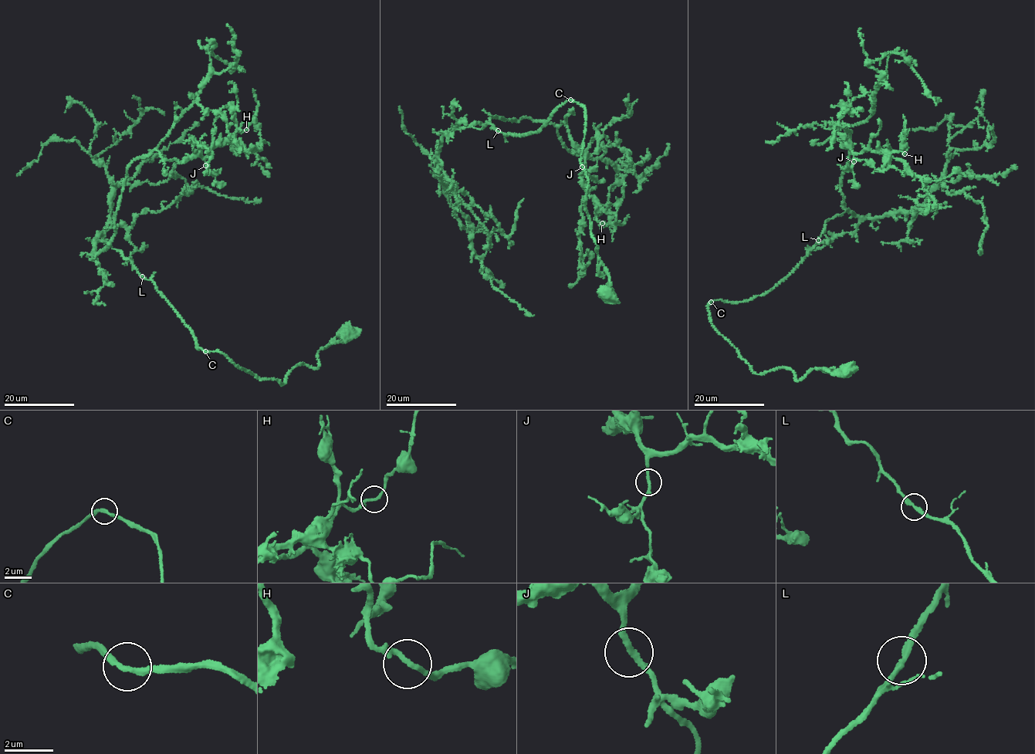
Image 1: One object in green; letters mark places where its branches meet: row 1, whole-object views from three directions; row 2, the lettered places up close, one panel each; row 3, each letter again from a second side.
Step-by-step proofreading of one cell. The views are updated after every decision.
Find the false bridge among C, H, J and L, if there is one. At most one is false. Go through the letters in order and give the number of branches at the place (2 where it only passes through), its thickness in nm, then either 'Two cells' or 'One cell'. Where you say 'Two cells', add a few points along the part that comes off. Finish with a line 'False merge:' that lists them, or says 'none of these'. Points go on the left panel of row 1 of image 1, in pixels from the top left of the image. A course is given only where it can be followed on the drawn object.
C: Branches: 2. Thickness 220 nm. One cell
H: Branches: 2. Thickness 220 nm. One cell
J: Branches: 2. Thickness 240 nm. One cell
L: Branches: 2. Thickness 220 nm. One cell
False merge: none of these

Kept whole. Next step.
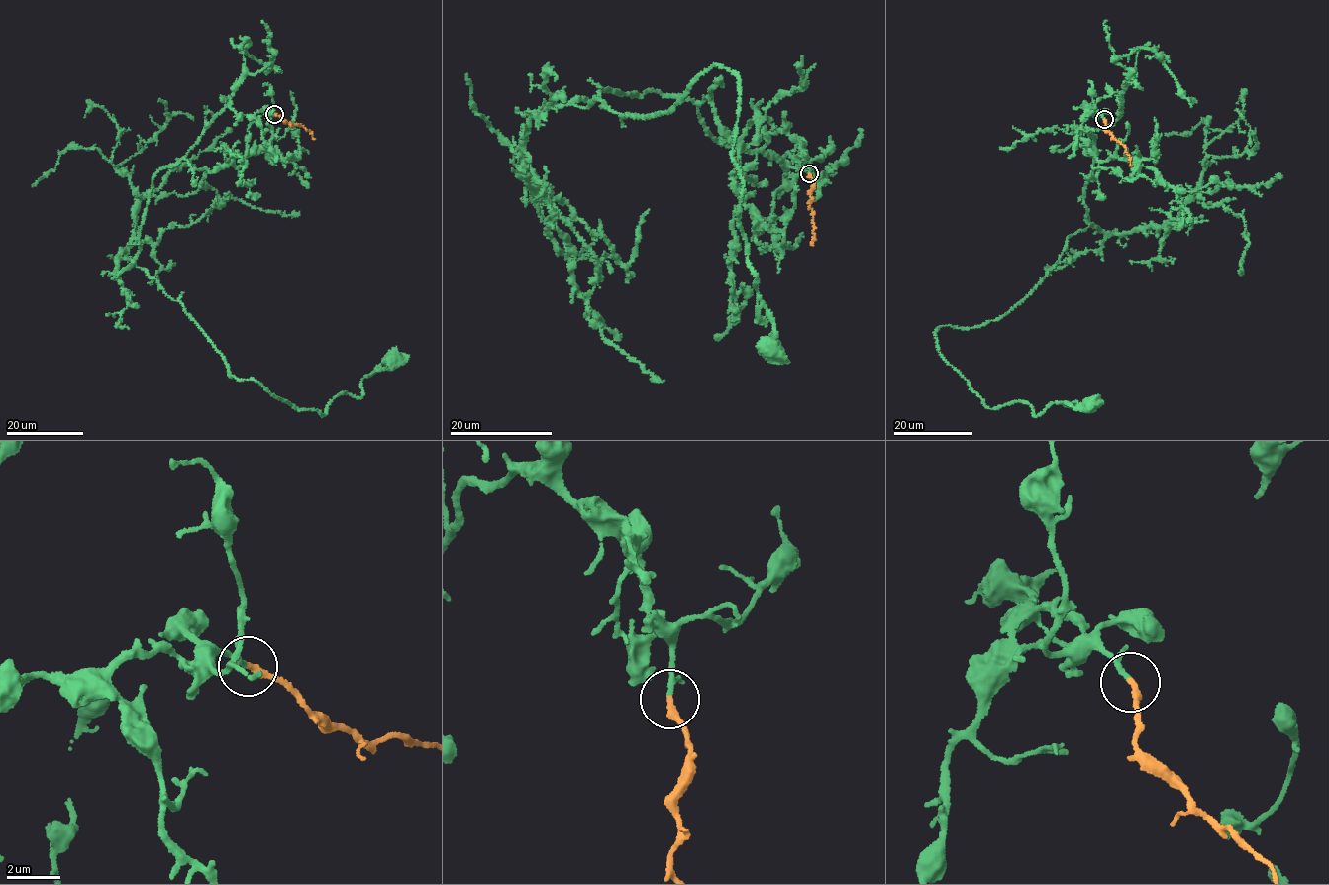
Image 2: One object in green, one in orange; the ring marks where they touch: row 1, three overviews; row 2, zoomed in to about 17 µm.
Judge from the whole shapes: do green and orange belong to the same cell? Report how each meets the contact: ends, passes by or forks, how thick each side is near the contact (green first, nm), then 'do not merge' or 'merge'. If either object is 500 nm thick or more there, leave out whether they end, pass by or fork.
green passes by | orange ends | 140/280 nm | merge

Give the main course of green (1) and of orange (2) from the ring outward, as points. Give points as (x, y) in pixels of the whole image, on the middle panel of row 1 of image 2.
1: (809, 173), (783, 132), (747, 153), (682, 98), (574, 102), (642, 117), (736, 72), (738, 218), (772, 347)
2: (809, 173), (813, 184), (809, 204), (813, 221), (812, 245)

